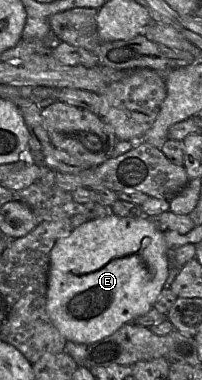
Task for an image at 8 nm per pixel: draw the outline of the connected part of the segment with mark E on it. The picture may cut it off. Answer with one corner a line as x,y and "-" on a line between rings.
112,213
89,219
59,238
50,252
47,314
67,341
92,344
151,310
164,288
168,273
167,245
163,232
148,217
121,217

